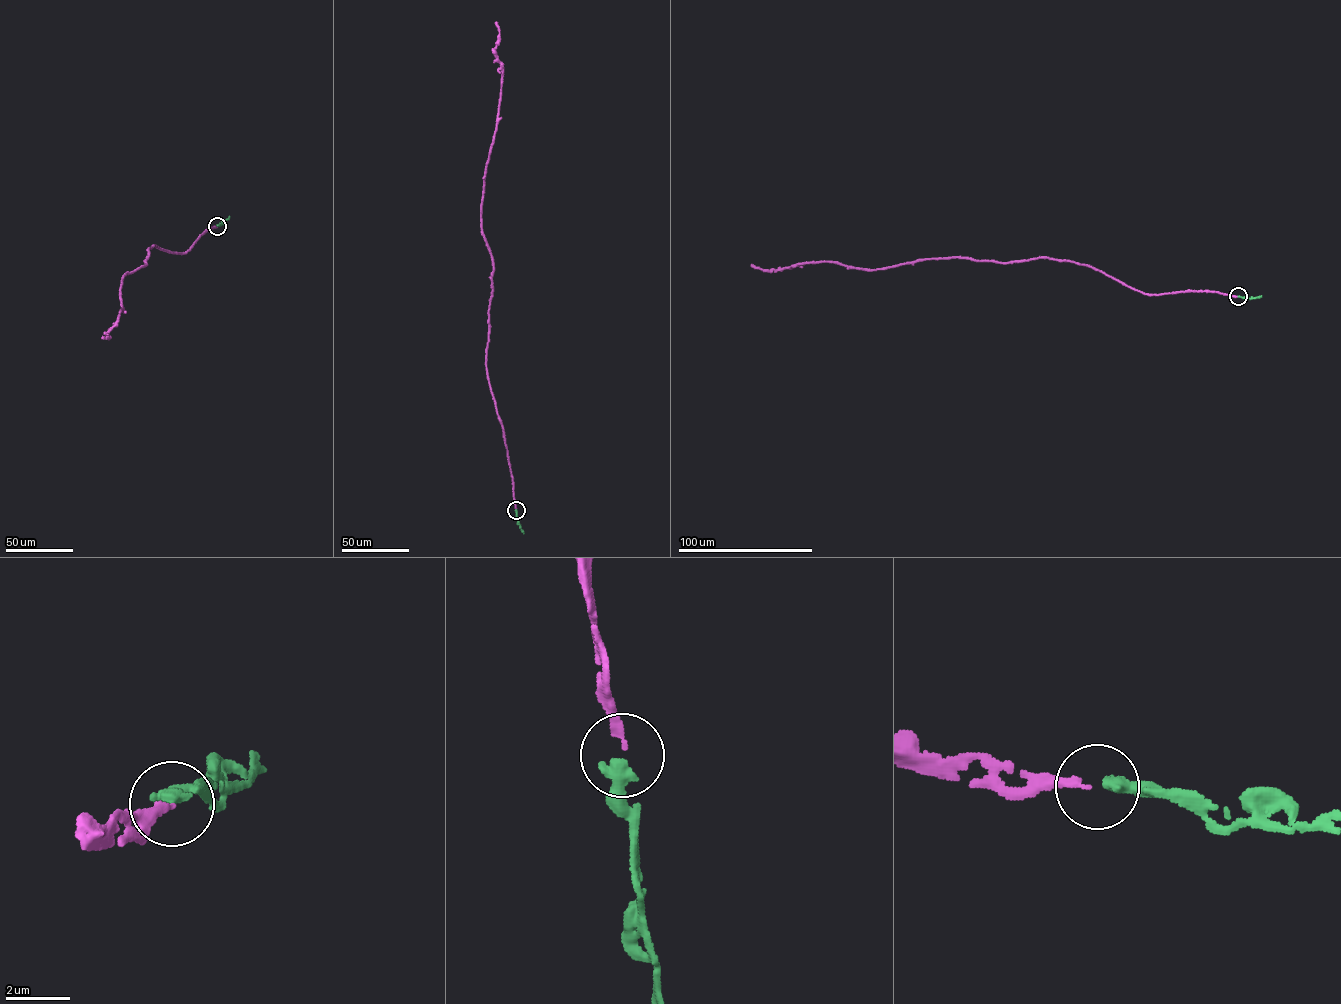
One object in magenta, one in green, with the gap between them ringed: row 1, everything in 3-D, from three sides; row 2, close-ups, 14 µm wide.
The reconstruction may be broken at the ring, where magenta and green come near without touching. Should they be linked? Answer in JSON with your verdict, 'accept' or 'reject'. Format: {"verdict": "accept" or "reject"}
{"verdict": "accept"}

